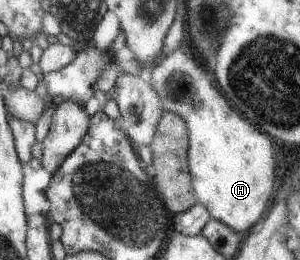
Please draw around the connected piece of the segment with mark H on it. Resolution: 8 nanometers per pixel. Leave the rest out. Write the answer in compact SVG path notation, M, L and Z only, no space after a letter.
M186 35L176 49L153 65L150 75L146 75L145 79L149 87L157 93L162 111L178 114L186 122L186 131L189 135L189 173L193 179L197 203L207 209L210 219L221 221L235 232L247 231L261 215L264 215L267 201L273 193L273 181L275 181L273 143L269 135L262 133L261 130L257 131L242 116L239 117L237 111L231 109L231 105L213 85L213 75L195 63L185 45L187 45Z

